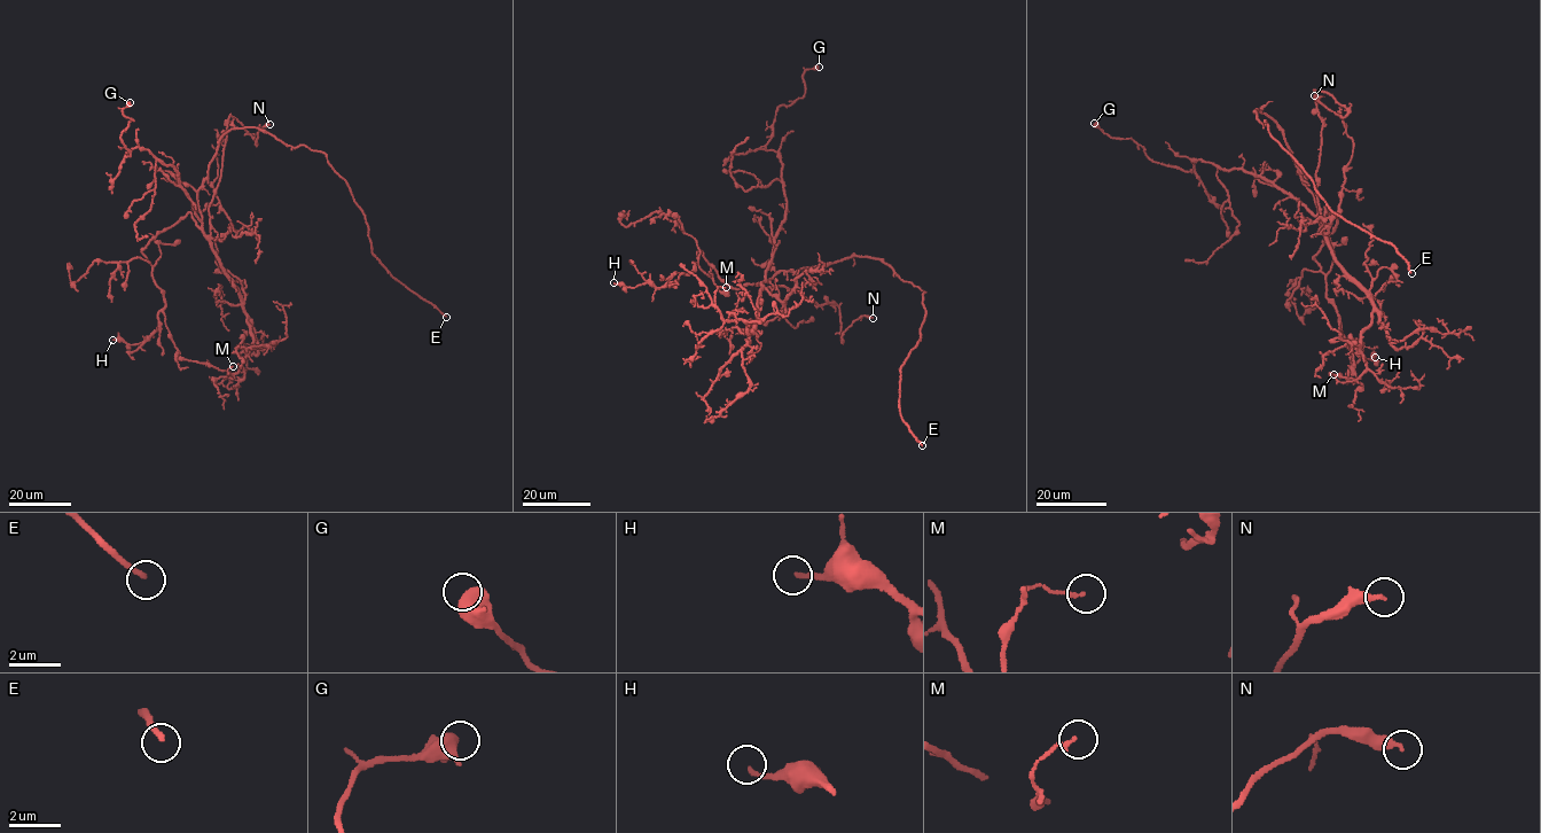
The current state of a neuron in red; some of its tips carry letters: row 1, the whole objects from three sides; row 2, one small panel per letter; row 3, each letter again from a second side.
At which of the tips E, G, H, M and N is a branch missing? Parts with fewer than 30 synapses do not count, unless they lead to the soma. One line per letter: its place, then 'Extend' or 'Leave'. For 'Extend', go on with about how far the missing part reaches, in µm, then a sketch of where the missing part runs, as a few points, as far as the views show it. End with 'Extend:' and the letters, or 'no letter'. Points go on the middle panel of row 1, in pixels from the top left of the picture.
E: Place: (922, 445). Extend. Missing length about 30 µm. Course of what is missing: (922, 445), (943, 484), (952, 493)
G: Place: (819, 67). Leave
H: Place: (613, 282). Leave
M: Place: (726, 287). Leave
N: Place: (873, 318). Leave
Extend: E

